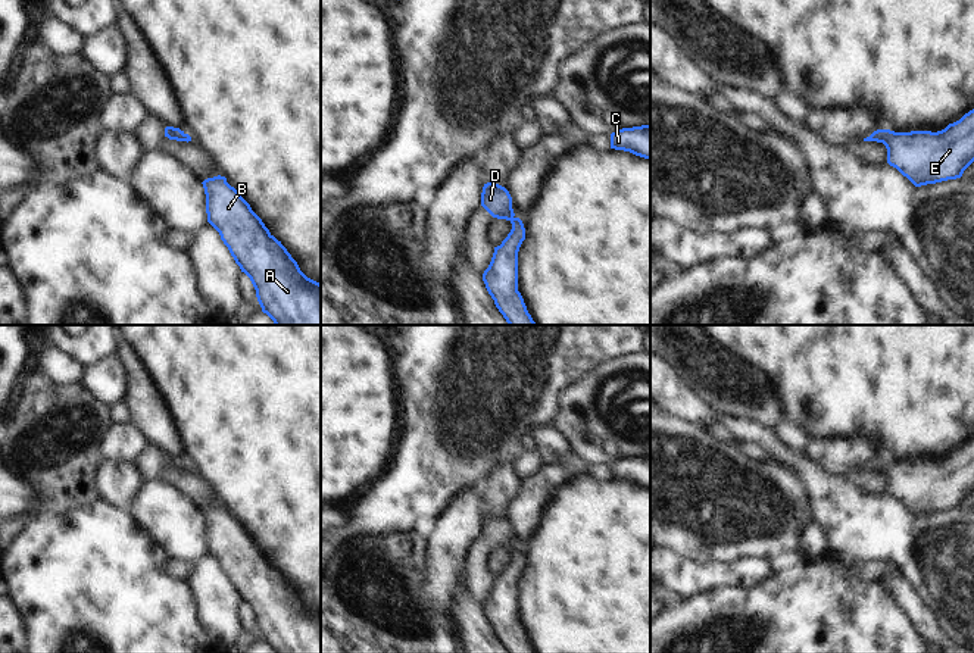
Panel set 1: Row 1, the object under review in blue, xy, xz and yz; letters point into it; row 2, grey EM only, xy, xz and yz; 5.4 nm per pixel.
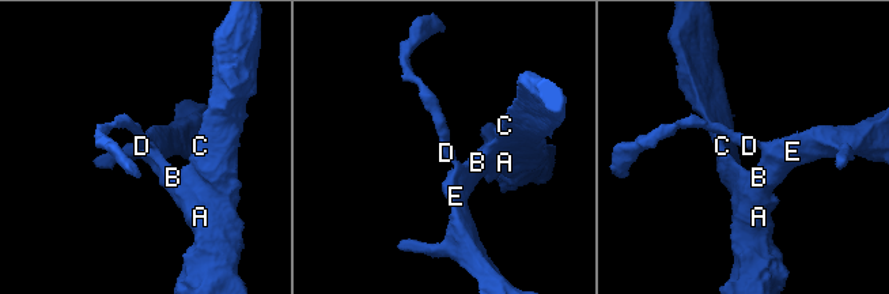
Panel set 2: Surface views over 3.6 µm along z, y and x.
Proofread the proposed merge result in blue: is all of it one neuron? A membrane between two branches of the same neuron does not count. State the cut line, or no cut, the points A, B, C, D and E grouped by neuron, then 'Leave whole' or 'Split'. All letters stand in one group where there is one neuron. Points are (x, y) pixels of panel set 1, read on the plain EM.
No split. Groups: A B C D E. Leave whole.

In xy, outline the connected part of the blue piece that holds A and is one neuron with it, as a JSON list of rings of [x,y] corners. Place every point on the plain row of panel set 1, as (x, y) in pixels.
[[[225,506],[203,512],[207,552],[219,562],[274,653],[321,653],[321,613],[308,607]]]

